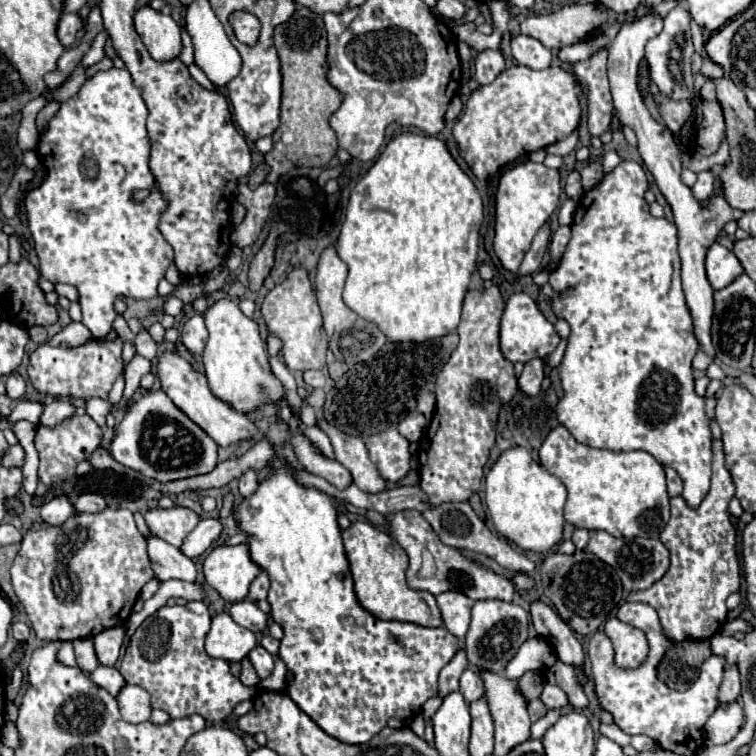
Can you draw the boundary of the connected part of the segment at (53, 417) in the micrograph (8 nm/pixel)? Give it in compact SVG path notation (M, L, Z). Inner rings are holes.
M54 399L50 405L46 405L46 409L40 417L40 425L56 425L56 423L72 417L74 411L76 411L76 407L70 401Z

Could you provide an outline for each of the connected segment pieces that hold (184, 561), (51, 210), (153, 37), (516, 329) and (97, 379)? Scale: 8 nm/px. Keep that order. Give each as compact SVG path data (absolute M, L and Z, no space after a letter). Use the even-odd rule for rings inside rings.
M158 537L148 539L148 555L152 559L152 569L160 581L164 579L182 579L188 583L196 581L194 561L184 557L176 547L168 545Z
M112 67L108 71L98 71L96 75L86 79L86 83L80 87L80 91L74 97L70 97L68 101L60 103L60 109L48 121L44 133L38 139L38 147L36 147L36 155L44 163L48 173L46 173L44 183L26 195L26 211L28 211L28 229L30 229L32 239L34 239L36 255L40 259L40 275L44 279L48 279L50 283L70 283L70 285L78 287L78 291L80 291L80 307L82 307L82 315L84 315L82 323L92 331L94 337L104 337L112 329L112 323L114 323L116 318L114 301L118 297L128 297L128 299L152 299L152 297L156 297L158 295L156 293L156 285L164 277L168 265L174 259L170 243L162 237L162 233L158 229L160 215L166 211L168 201L162 197L160 189L156 189L156 179L154 179L154 175L150 171L150 165L148 165L152 143L150 143L150 137L148 137L148 131L146 131L146 117L148 117L148 107L146 107L146 103L142 99L142 89L132 81L130 71ZM136 189L148 189L150 191L150 195L148 195L148 199L144 203L134 203L130 199L132 191L136 191Z
M146 5L136 11L134 25L146 51L154 61L164 63L180 57L180 27L170 15L162 15L160 11L154 11L150 5Z
M514 293L508 297L500 319L500 349L508 361L526 363L532 357L546 359L548 353L552 353L552 349L556 349L558 343L560 343L560 335L556 333L554 325L540 313L538 305L530 295Z
M122 339L110 341L110 343L98 343L88 341L74 349L62 349L52 347L48 343L40 345L30 355L28 365L28 377L40 393L50 393L56 397L80 397L80 399L92 399L102 397L108 399L108 393L116 381L116 377L122 373Z

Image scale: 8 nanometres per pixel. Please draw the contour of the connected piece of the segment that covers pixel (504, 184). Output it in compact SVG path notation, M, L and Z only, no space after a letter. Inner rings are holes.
M524 161L510 169L506 169L498 181L496 191L496 237L494 237L494 251L500 263L516 273L524 253L530 249L532 237L544 225L544 221L552 215L558 207L560 197L560 173L558 169L548 169L542 163Z

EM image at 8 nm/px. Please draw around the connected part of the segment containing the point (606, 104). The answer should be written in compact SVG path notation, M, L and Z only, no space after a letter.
M606 49L586 61L574 65L574 75L582 85L588 85L588 129L592 135L602 135L610 129L614 106L606 77Z

